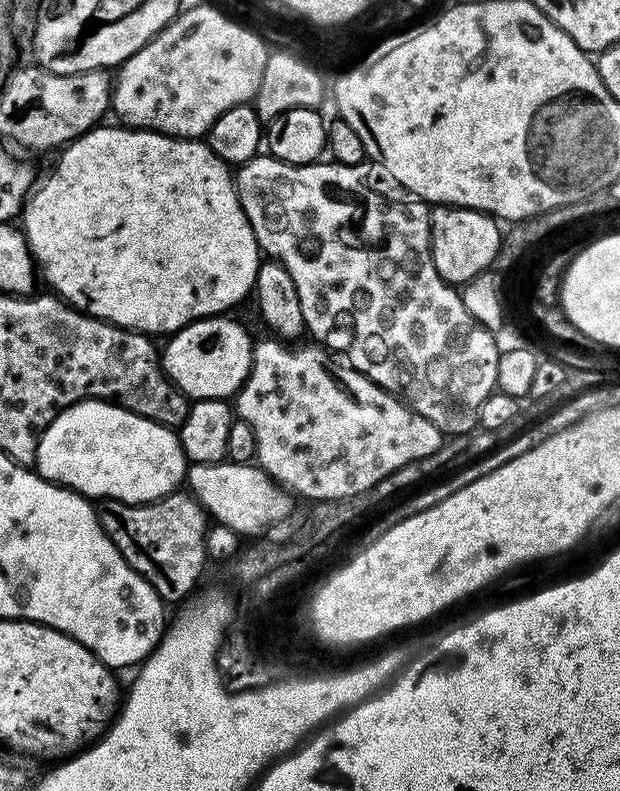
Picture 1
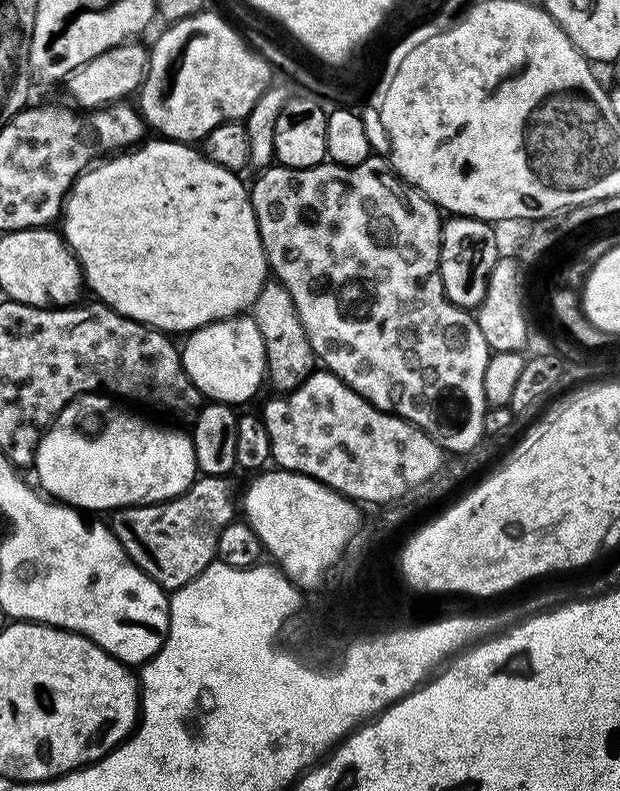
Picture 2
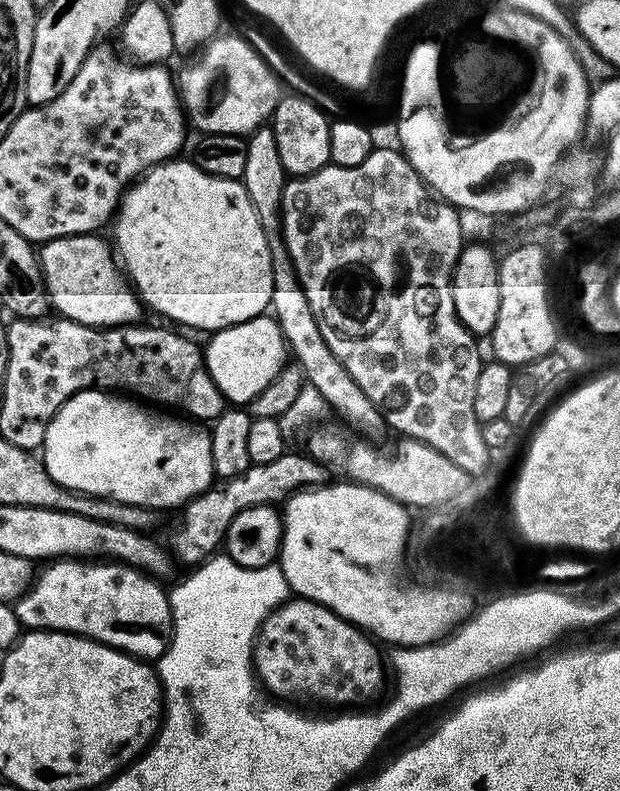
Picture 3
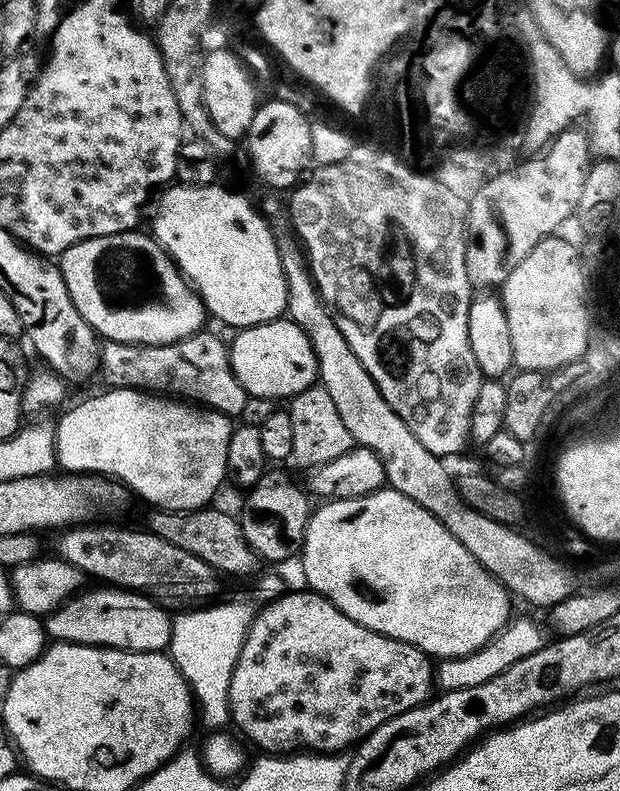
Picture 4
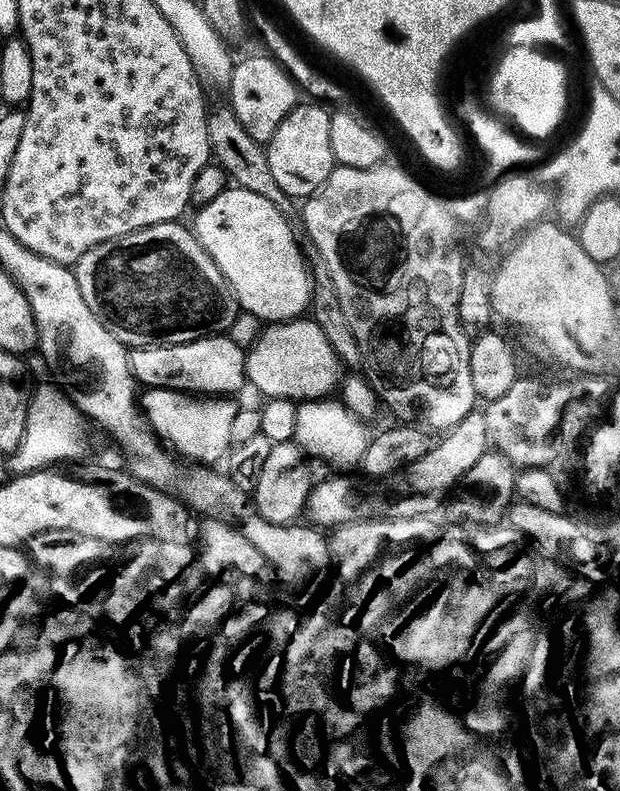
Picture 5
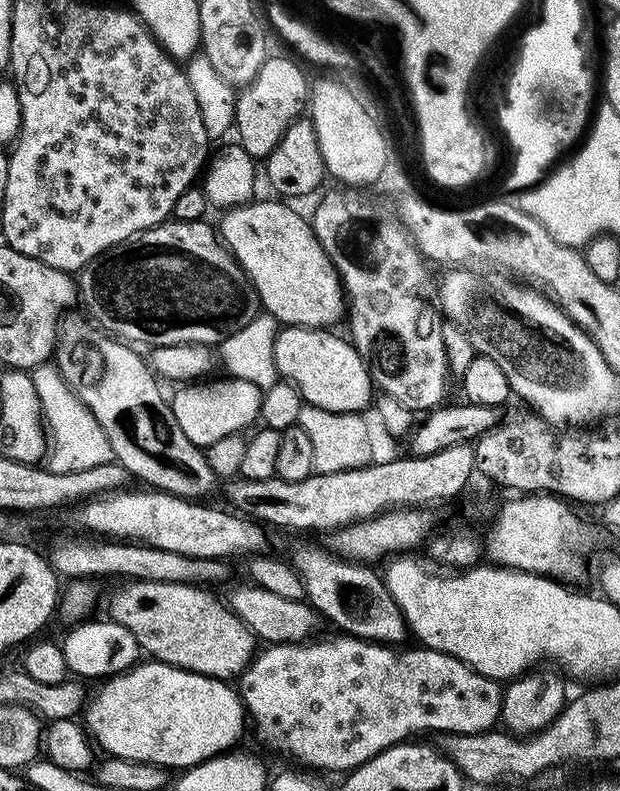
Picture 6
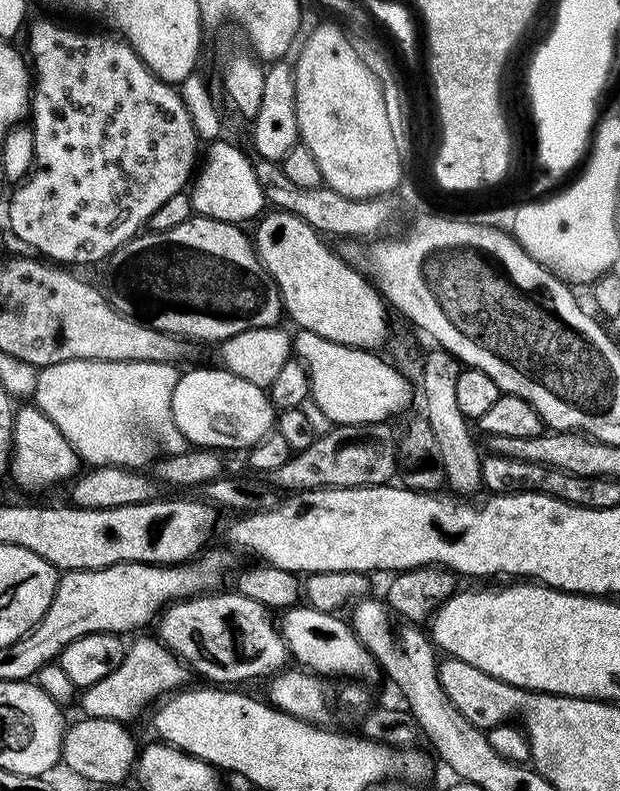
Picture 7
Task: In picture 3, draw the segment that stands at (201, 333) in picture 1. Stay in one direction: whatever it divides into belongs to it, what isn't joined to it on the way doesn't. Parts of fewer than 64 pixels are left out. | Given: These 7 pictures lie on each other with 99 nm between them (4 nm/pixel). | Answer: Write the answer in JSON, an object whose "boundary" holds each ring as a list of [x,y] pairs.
{"boundary":[[[261,314],[255,316],[253,320],[222,328],[219,332],[211,333],[207,339],[208,345],[204,344],[202,348],[204,365],[225,401],[232,406],[251,405],[252,400],[258,394],[262,394],[262,390],[266,390],[266,386],[270,386],[270,382],[274,382],[274,378],[278,378],[278,374],[290,360],[288,341],[284,339],[280,323],[268,314]]]}

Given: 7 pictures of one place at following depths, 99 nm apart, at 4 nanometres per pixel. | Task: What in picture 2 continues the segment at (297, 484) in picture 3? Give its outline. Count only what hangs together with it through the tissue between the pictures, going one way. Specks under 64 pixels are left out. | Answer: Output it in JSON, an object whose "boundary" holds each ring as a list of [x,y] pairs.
{"boundary":[[[197,475],[181,496],[158,504],[133,504],[111,513],[110,527],[126,554],[160,588],[171,594],[217,559],[218,538],[238,516],[238,488],[227,475]]]}

